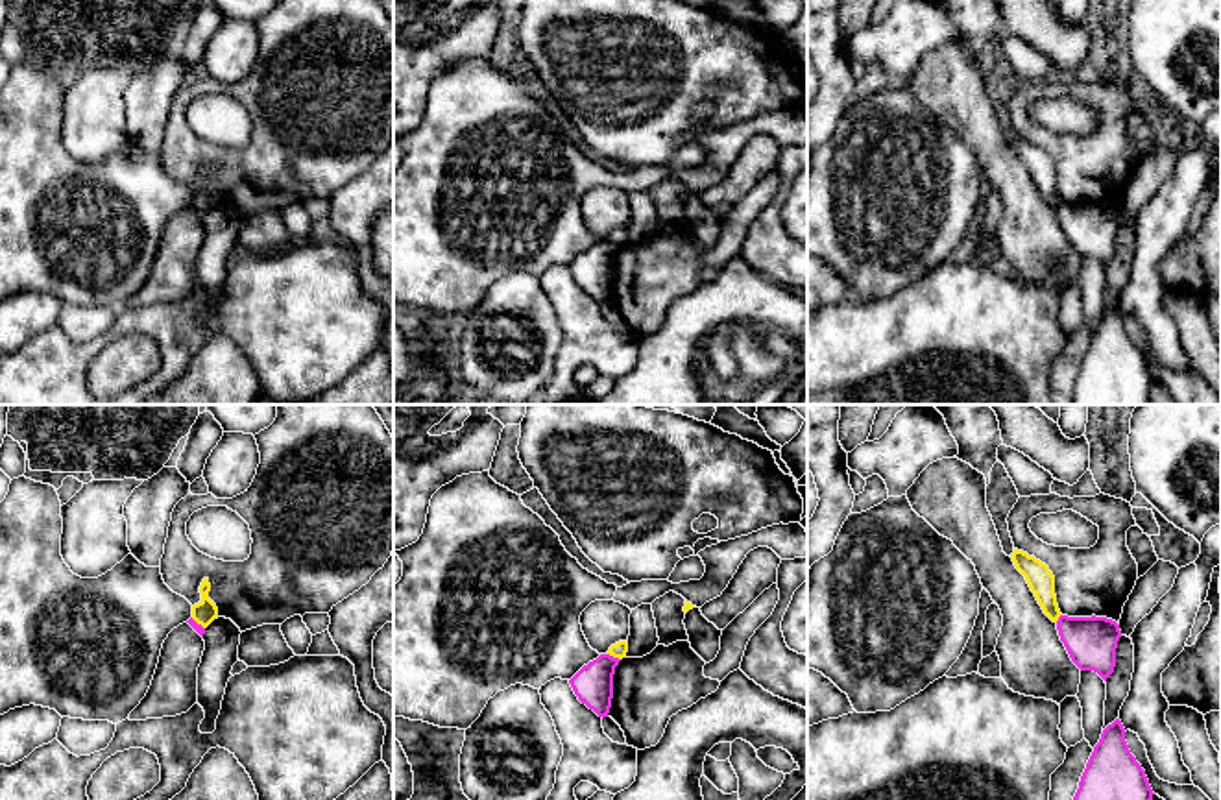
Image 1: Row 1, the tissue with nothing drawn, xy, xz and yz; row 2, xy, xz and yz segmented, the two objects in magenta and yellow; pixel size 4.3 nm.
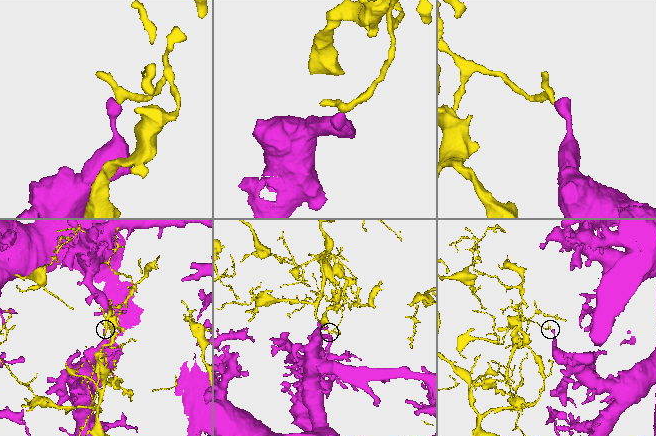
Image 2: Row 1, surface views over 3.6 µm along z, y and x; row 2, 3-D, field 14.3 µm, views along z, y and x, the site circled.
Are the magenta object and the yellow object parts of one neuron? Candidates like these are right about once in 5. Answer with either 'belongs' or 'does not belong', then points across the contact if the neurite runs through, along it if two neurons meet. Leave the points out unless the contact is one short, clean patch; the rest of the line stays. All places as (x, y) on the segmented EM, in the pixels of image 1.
does not belong; border xz (608, 653), (619, 660)

